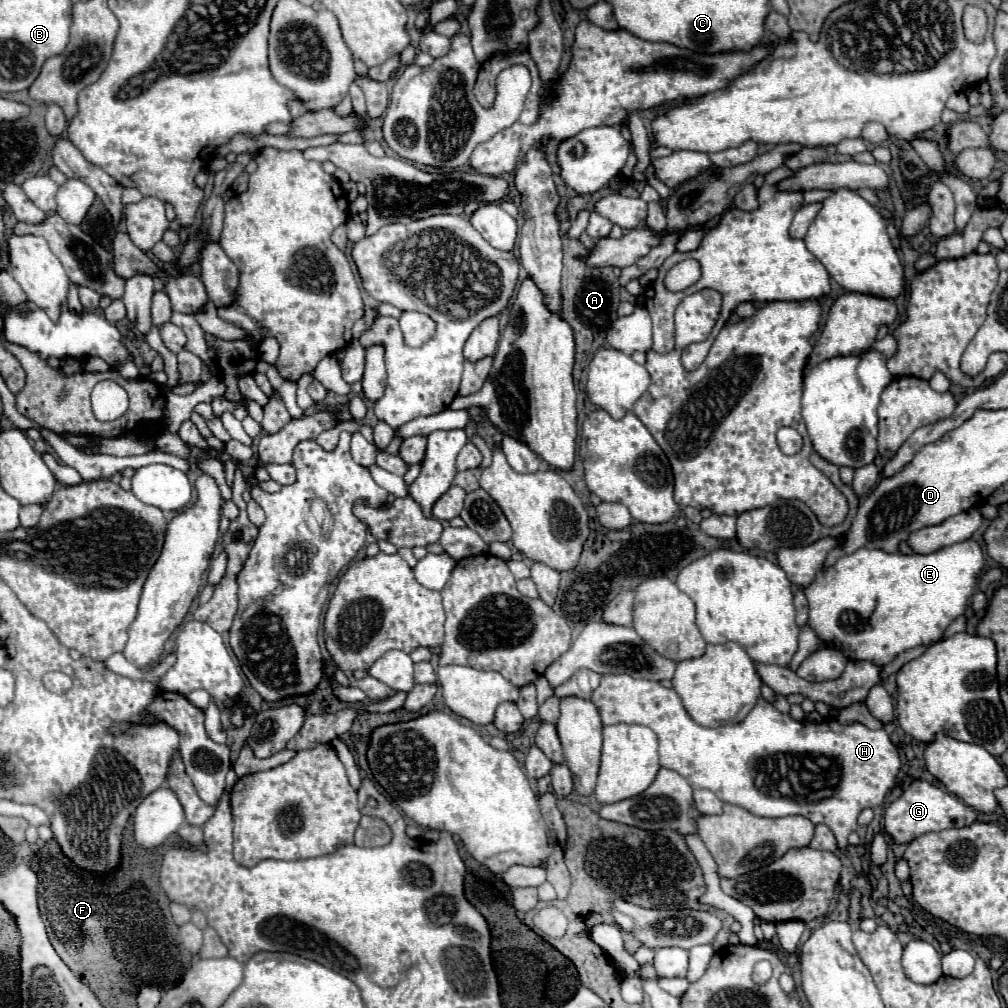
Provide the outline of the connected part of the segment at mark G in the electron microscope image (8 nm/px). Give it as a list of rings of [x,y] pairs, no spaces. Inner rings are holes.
[[[916,780],[910,784],[908,790],[902,792],[902,796],[898,796],[884,814],[884,830],[892,836],[892,840],[896,844],[908,844],[914,838],[928,834],[928,832],[938,832],[938,830],[946,830],[946,828],[962,828],[962,826],[970,826],[974,824],[978,818],[976,810],[966,806],[958,796],[950,794],[944,788],[938,788],[926,780]]]

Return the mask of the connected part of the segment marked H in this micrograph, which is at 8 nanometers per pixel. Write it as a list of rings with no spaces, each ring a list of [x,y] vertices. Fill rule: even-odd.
[[[628,674],[602,676],[600,686],[592,694],[592,702],[600,710],[604,726],[626,722],[652,728],[658,736],[660,768],[678,772],[690,782],[694,790],[712,790],[722,802],[742,806],[754,816],[778,818],[802,814],[812,824],[826,824],[834,832],[842,850],[848,846],[848,834],[858,828],[858,814],[864,808],[874,808],[884,802],[886,792],[896,786],[896,776],[902,766],[900,754],[884,728],[870,730],[860,722],[840,724],[834,718],[820,724],[808,720],[798,722],[792,720],[790,714],[778,712],[762,696],[742,722],[726,724],[720,728],[706,728],[696,724],[684,710],[680,696],[672,688],[664,688],[652,680],[636,680]]]

